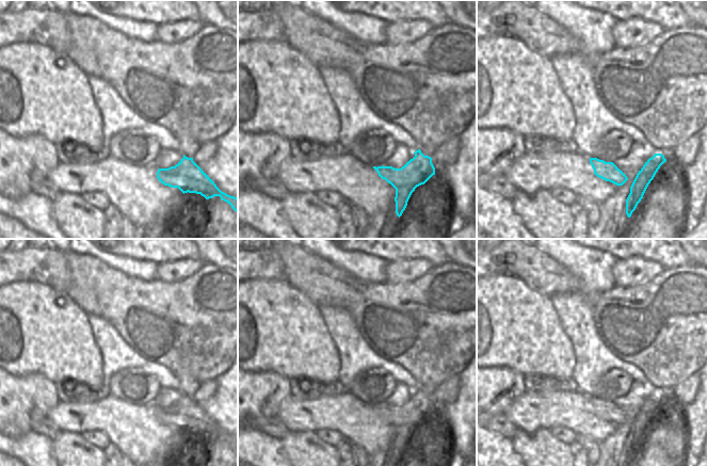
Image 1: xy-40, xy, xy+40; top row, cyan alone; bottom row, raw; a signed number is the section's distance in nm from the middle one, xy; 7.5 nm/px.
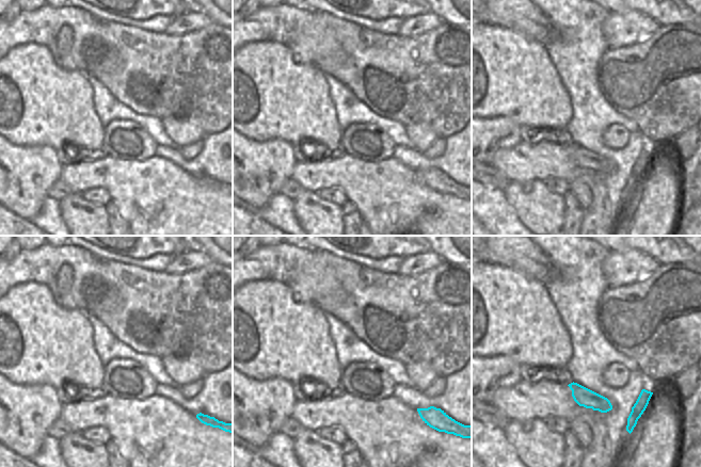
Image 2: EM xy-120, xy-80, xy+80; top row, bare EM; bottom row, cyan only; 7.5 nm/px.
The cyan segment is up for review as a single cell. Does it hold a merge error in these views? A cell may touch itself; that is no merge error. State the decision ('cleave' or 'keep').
keep

